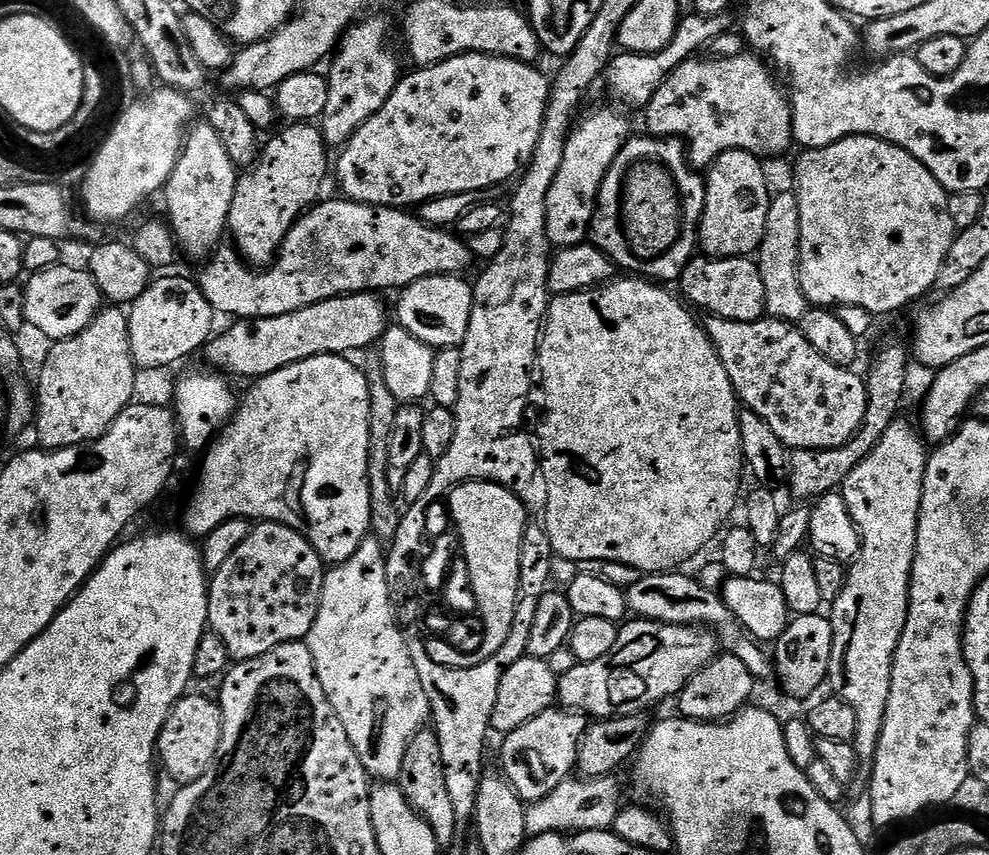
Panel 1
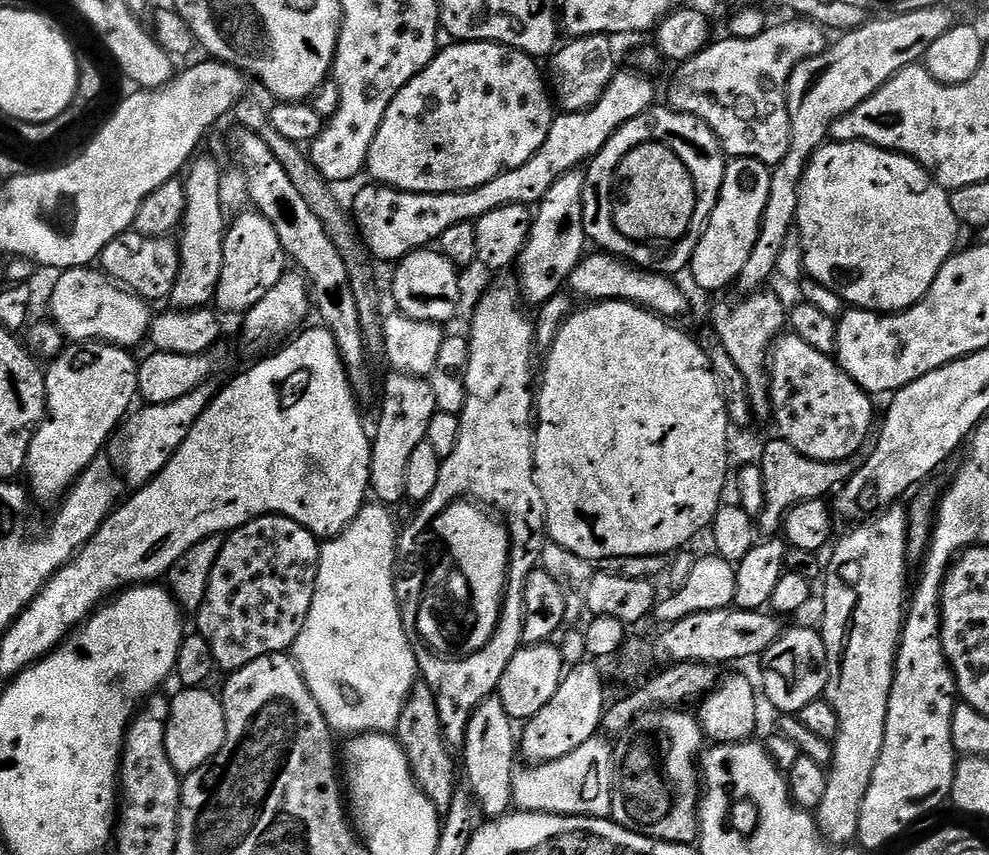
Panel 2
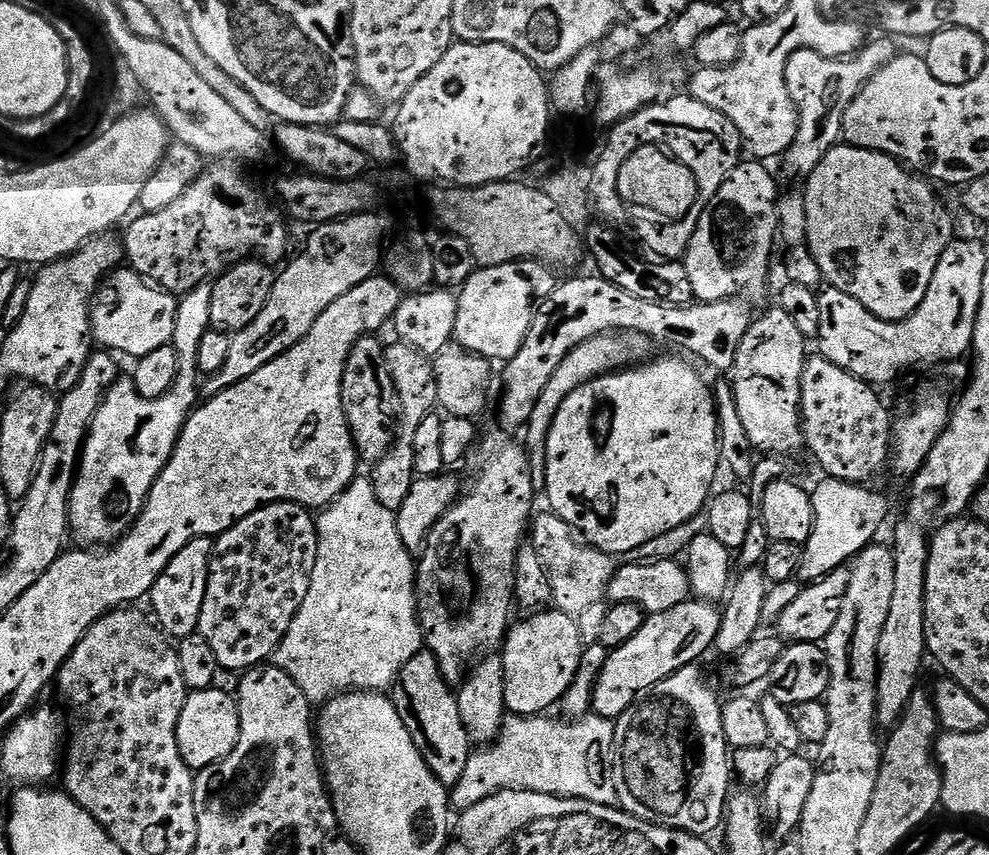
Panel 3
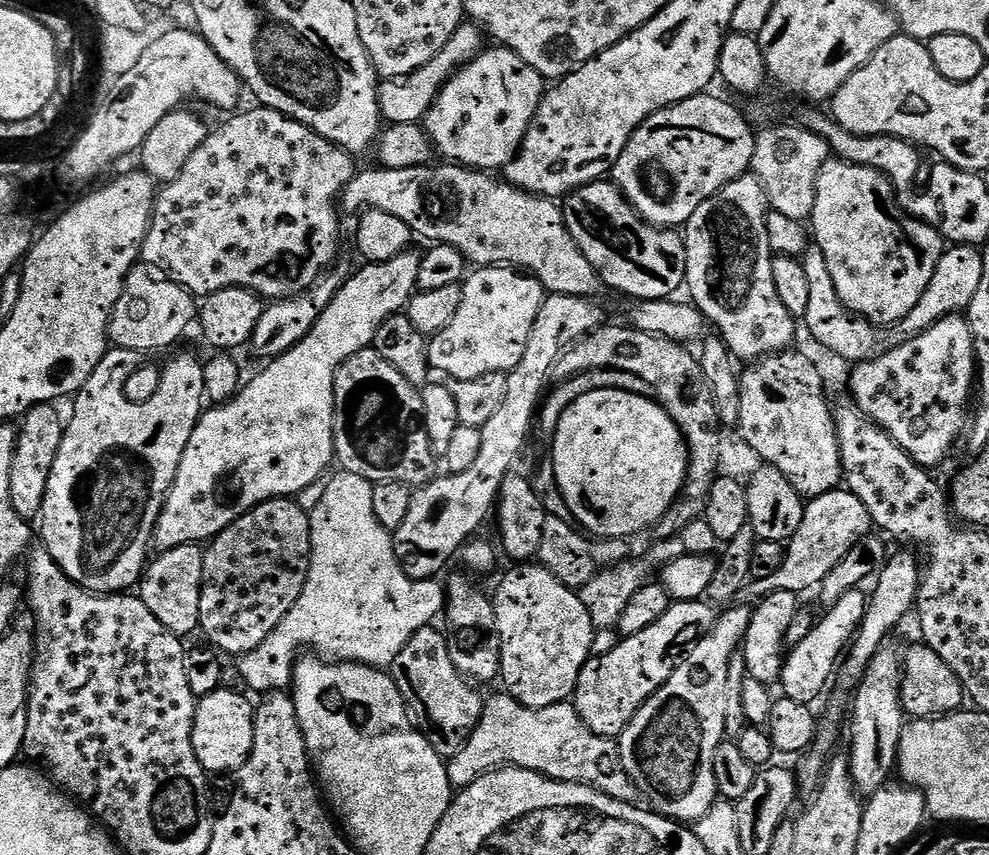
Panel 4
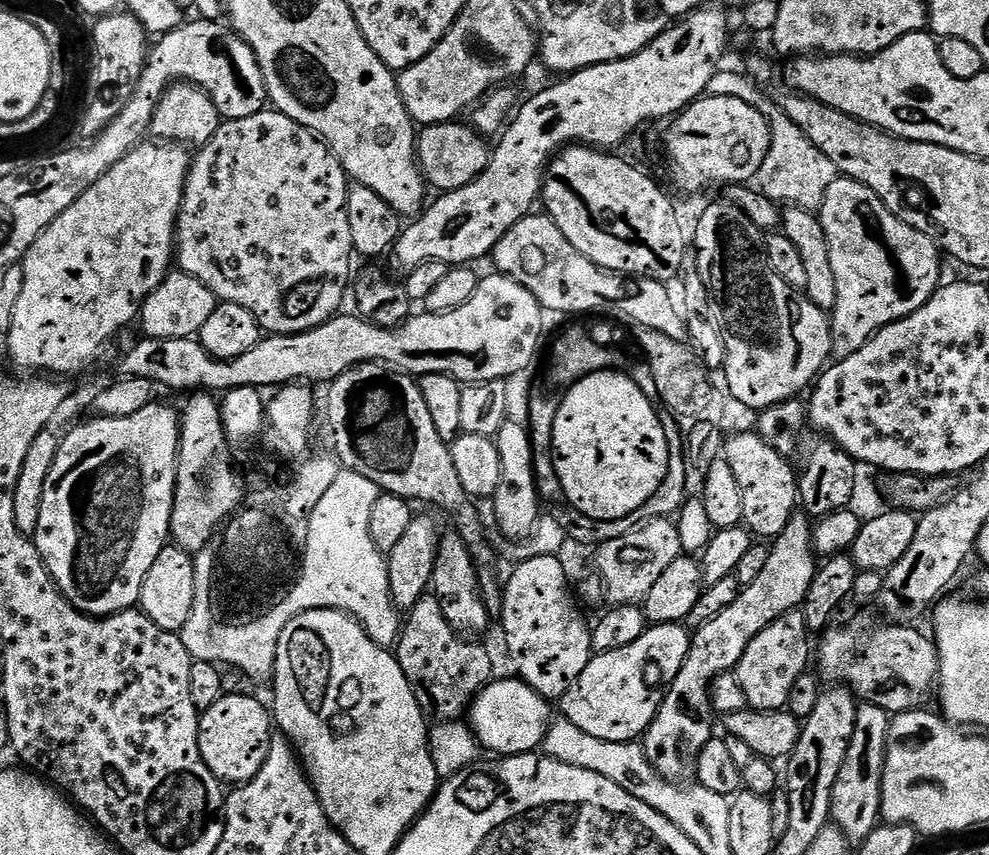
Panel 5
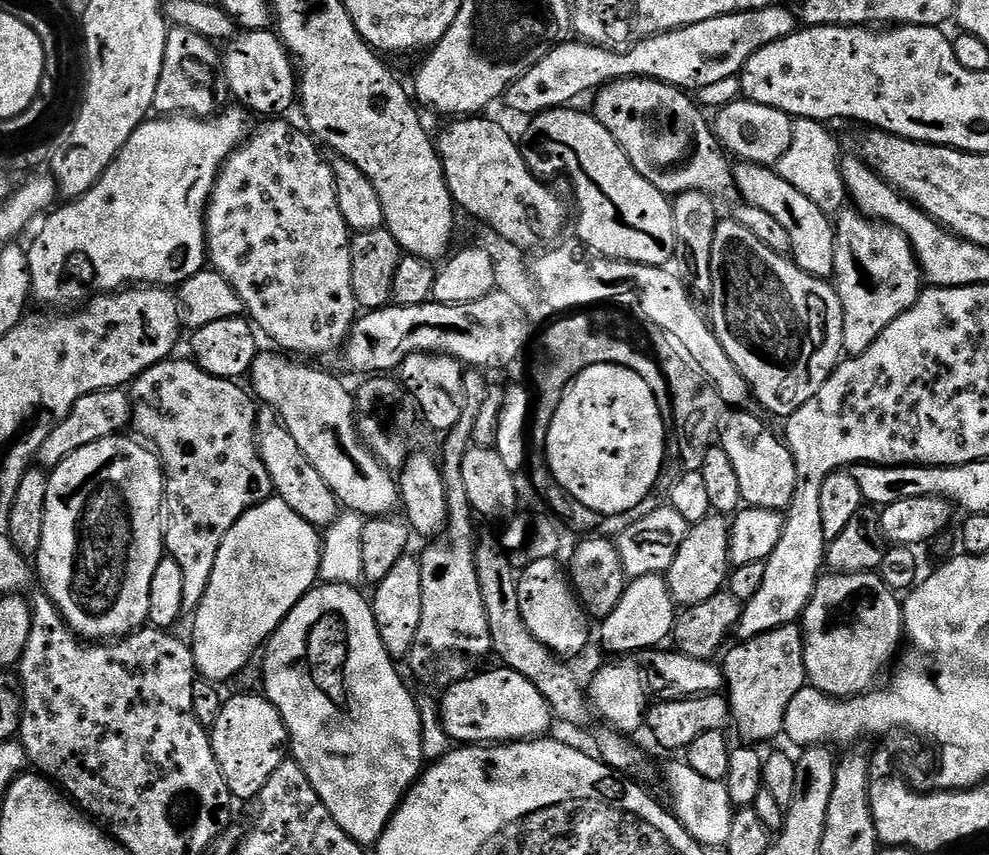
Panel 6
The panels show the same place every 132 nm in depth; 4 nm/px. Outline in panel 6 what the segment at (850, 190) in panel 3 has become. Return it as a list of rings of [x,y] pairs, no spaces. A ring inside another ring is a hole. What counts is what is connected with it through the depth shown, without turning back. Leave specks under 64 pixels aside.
[[[848,206],[835,213],[836,249],[834,250],[834,287],[842,302],[844,325],[842,326],[842,342],[848,356],[860,356],[882,334],[894,318],[898,318],[920,297],[922,291],[922,273],[916,263],[916,254],[912,244],[898,229],[888,224],[881,224]]]

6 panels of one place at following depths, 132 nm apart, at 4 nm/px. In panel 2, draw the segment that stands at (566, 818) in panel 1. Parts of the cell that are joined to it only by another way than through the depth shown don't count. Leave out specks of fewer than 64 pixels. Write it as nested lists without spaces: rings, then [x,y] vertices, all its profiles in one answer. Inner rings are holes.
[[[600,739],[583,742],[572,753],[557,760],[517,767],[512,775],[513,805],[521,812],[611,817],[616,761],[613,745],[607,739]]]

